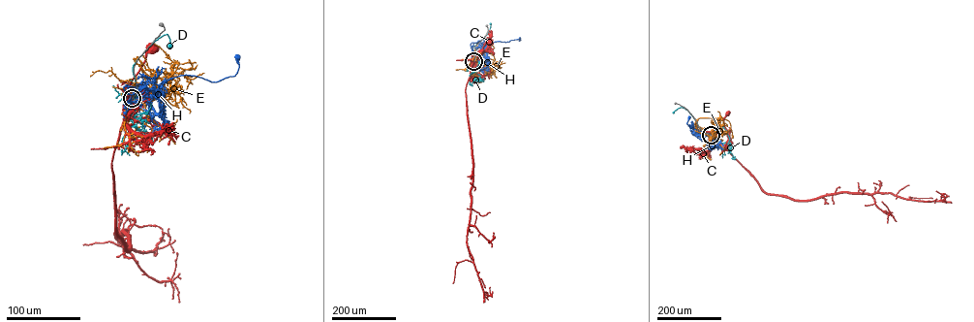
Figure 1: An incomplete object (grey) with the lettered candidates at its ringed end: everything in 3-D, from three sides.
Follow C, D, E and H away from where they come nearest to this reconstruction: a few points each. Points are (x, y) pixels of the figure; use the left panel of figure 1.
C: (132, 98), (133, 112), (124, 121), (112, 161), (116, 232), (128, 249), (126, 232)
D: (132, 98), (136, 89), (132, 69), (136, 60), (164, 35), (169, 38), (169, 47)
E: (132, 98), (152, 100), (155, 97), (151, 85), (139, 102)
H: (132, 97), (141, 85), (157, 94), (164, 82), (181, 75), (212, 82), (234, 76), (237, 57)

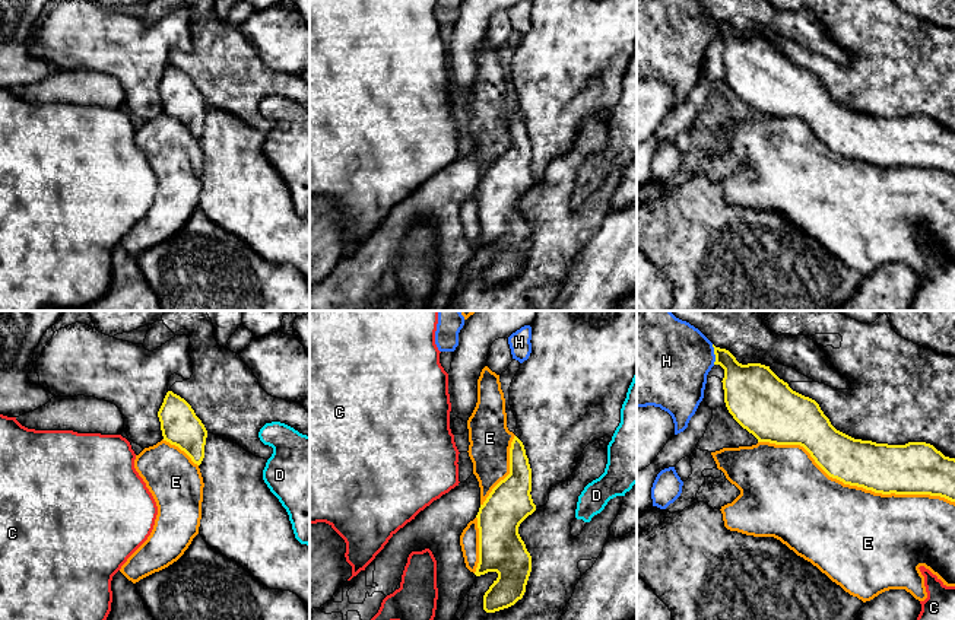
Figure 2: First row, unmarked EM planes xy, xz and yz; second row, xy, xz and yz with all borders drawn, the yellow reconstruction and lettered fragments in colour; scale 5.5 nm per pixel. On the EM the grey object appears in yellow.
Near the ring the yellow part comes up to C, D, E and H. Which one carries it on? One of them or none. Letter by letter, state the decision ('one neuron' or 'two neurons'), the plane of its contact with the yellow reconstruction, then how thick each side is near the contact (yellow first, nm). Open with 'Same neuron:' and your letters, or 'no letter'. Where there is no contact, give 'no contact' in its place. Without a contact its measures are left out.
Same neuron: no letter
C: two neurons | no contact
D: two neurons | no contact
E: two neurons | yz | 280/480 nm
H: two neurons | yz | 240/420 nm

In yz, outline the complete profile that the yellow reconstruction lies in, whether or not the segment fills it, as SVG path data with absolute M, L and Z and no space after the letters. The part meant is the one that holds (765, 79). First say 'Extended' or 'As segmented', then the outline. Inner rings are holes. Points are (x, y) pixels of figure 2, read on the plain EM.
As segmented. M714 20L716 35L724 42L724 76L733 92L758 115L800 118L832 152L882 168L930 168L955 175L955 131L945 130L926 115L905 118L854 112L837 104L819 77L793 64L770 39L742 38L726 22Z

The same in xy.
As segmented. M168 64L158 85L164 114L184 124L194 137L204 131L207 104L191 79Z

